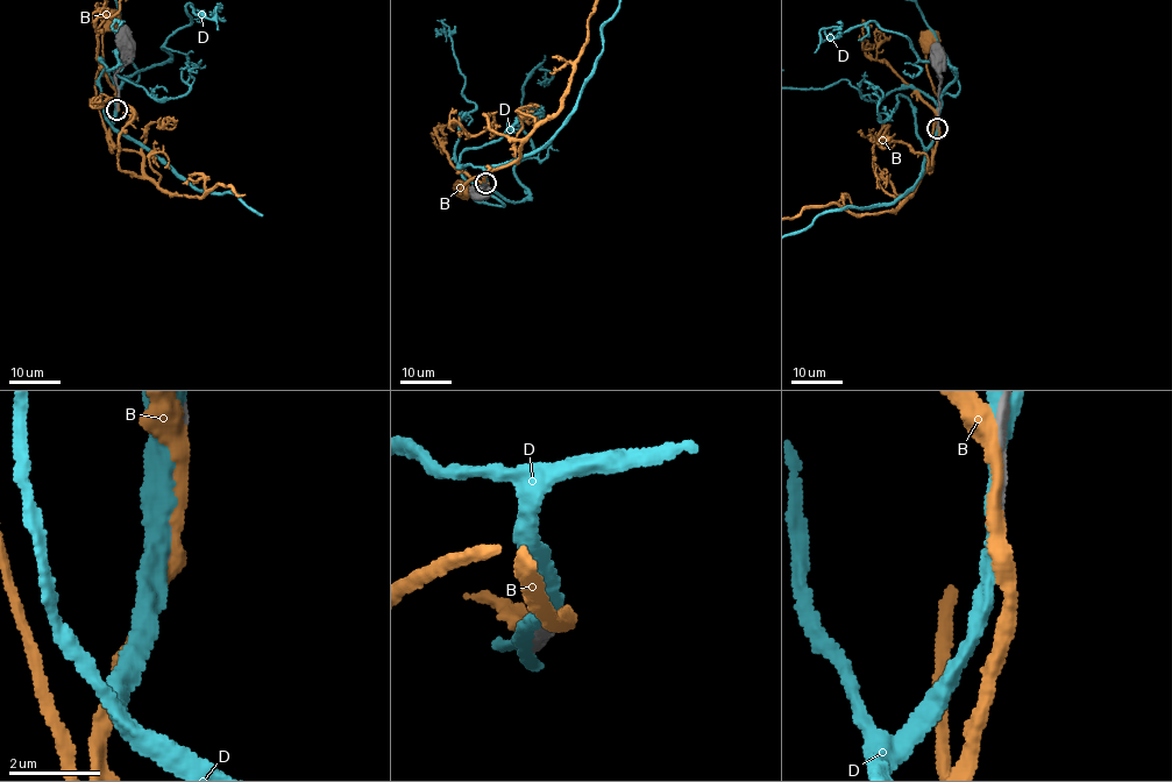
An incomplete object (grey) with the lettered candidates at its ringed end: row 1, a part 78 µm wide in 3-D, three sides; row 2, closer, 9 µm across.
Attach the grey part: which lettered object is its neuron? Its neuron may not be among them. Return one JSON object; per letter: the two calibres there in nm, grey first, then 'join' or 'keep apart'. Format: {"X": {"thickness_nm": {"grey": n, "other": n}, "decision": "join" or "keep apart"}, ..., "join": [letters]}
{"B": {"thickness_nm": {"grey": 220, "other": 280}, "decision": "keep apart"}, "D": {"thickness_nm": {"grey": 220, "other": 360}, "decision": "keep apart"}, "join": []}

